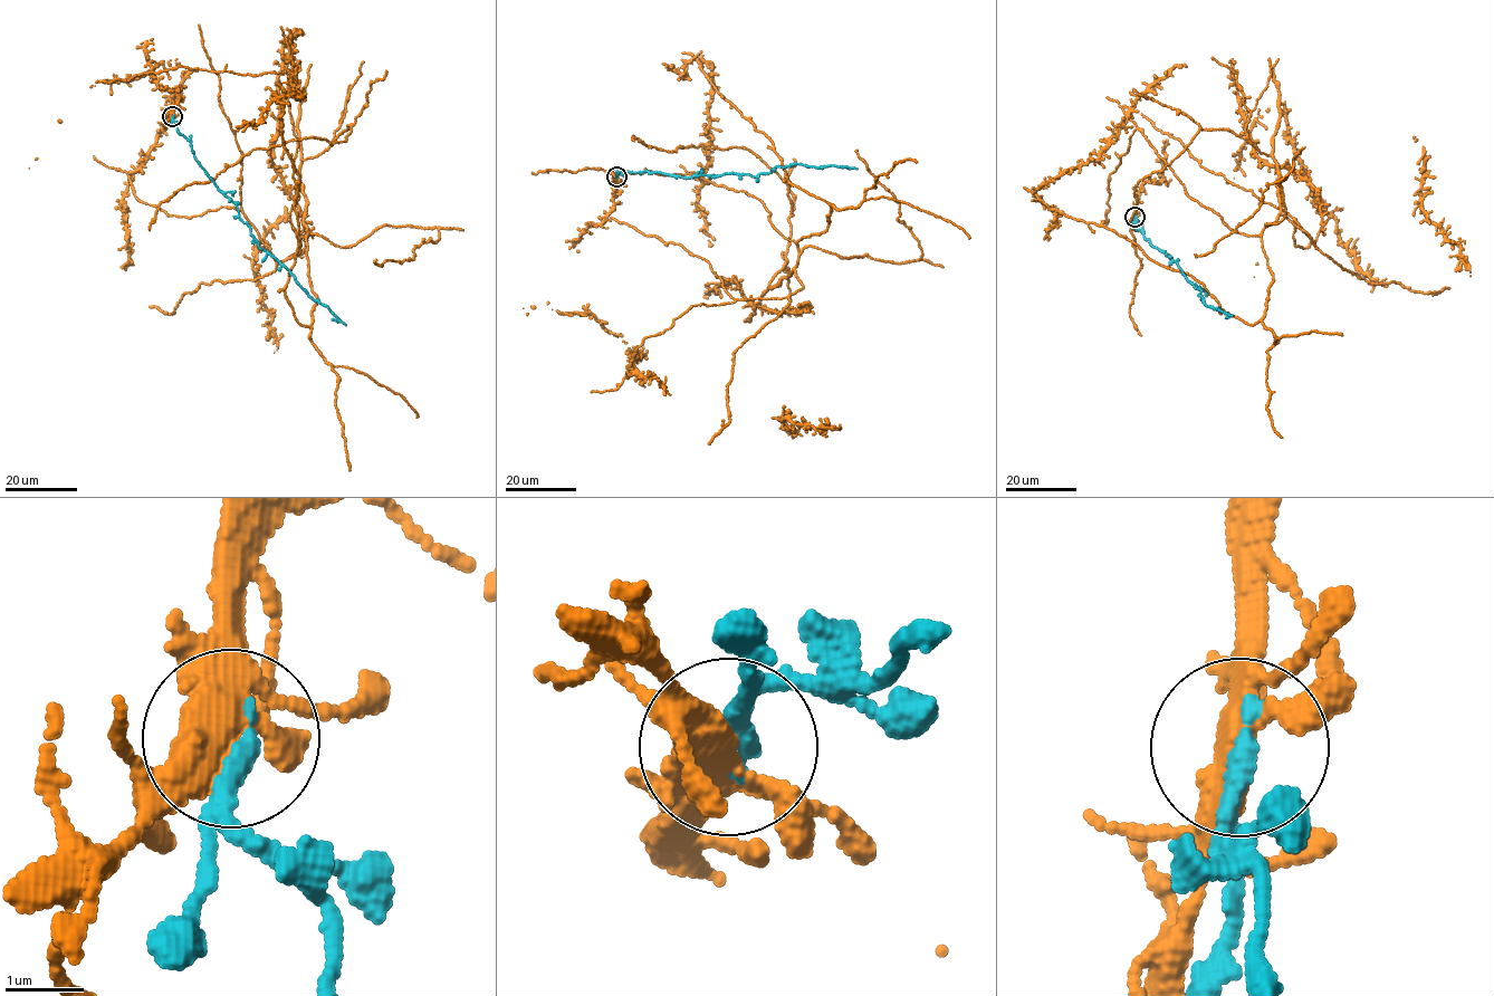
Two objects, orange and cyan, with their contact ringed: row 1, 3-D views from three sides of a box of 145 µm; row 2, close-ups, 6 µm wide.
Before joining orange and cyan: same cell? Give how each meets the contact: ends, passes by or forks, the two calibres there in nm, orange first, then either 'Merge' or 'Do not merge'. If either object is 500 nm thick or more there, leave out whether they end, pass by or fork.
At the ring orange forks. At the ring cyan ends. Thickness 380 nm (orange) against 260 nm. Do not merge

